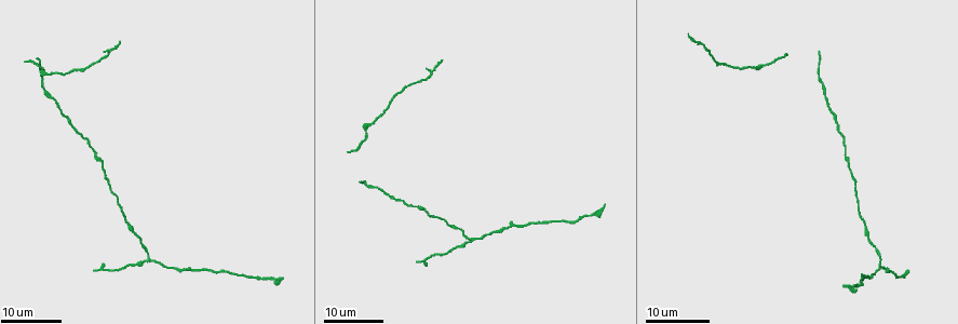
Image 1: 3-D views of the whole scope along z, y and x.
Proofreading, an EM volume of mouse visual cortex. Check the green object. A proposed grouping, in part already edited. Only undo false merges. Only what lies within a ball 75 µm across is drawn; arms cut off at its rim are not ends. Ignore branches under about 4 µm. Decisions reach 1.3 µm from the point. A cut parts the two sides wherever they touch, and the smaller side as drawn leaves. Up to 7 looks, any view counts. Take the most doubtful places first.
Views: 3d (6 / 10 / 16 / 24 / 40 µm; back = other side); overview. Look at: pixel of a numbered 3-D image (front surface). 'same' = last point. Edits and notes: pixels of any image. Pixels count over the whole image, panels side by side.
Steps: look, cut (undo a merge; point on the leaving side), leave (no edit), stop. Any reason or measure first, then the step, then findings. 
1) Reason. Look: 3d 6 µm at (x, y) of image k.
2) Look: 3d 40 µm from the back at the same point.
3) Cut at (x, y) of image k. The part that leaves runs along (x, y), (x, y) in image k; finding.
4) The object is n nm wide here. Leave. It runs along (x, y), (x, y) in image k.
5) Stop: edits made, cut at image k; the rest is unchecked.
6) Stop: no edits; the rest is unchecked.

Two arms in line, one across. Look: 3d 16 µm at (149, 260) of image 1.

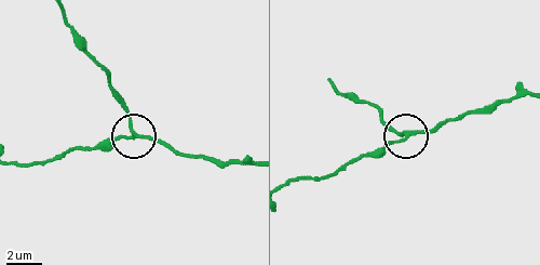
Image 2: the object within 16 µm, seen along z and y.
Look: 3d 6 µm at (407, 133) of image 2.

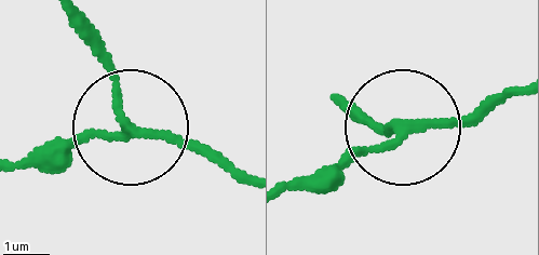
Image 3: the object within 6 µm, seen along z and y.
3 arms meet here. Leave. It runs along (70, 16), (109, 75), (117, 121), (48, 152) in image 3; continuous, no second cell.

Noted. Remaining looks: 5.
Narrows sharply. Look: 3d 16 µm at (818, 52) of image 1.

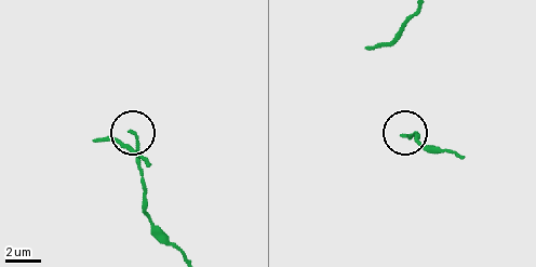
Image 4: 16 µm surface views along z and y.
Look: 3d 6 µm at (128, 131) of image 4.

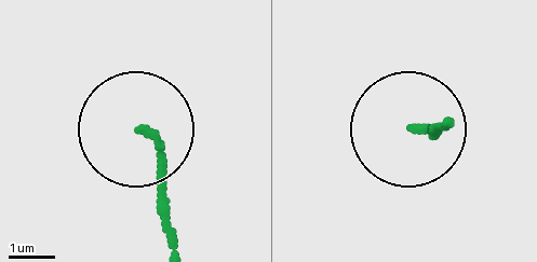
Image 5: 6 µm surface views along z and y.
Leave. It runs along (177, 244), (162, 163), (135, 132) in image 5; continuous, no second cell.

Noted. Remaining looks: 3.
Thick turns thin. Look: 3d 16 µm at (549, 222) of image 1.

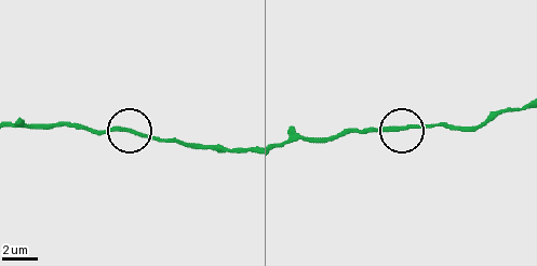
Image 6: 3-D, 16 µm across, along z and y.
Zoom in. Look: 3d 10 µm at (132, 132) of image 6.

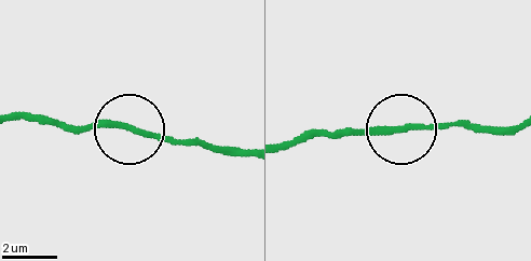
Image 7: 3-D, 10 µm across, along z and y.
Leave. It runs along (17, 118), (203, 138) in image 7; one cell here.

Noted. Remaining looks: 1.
Stop: no edits; the rest is unchecked.

